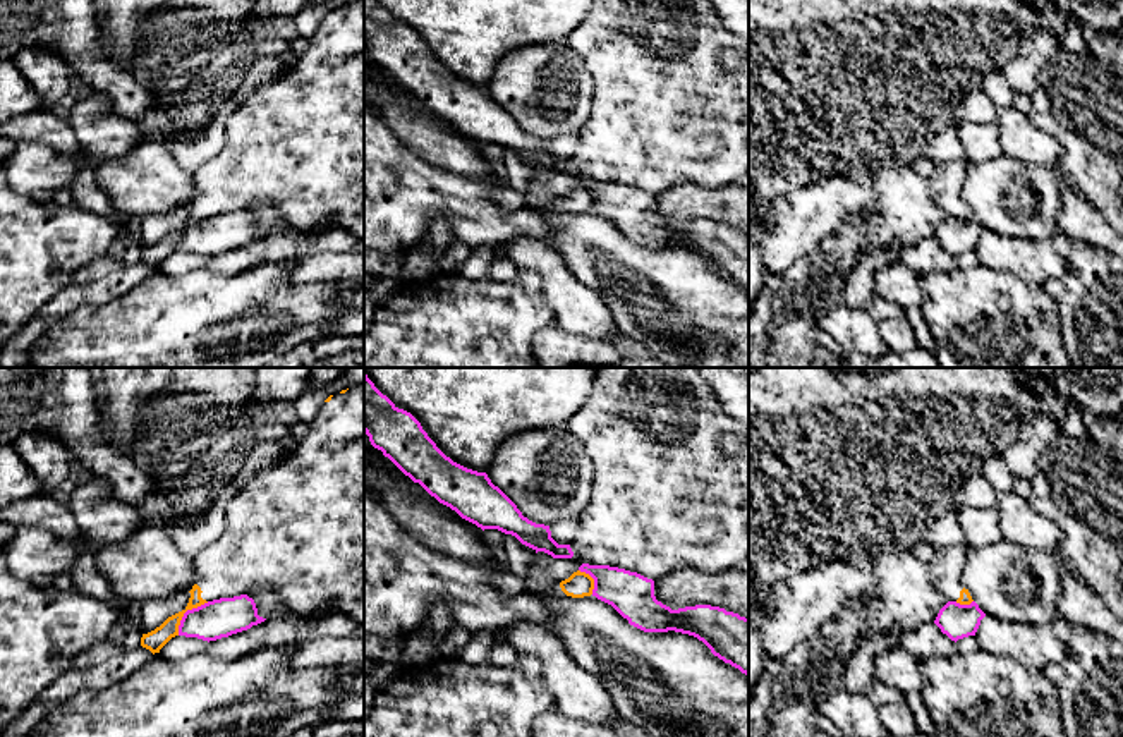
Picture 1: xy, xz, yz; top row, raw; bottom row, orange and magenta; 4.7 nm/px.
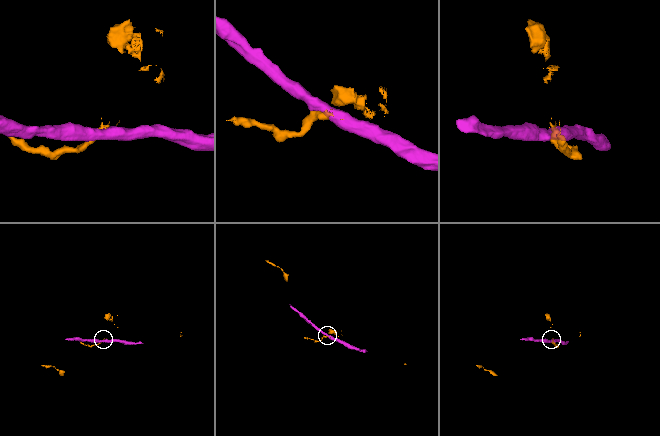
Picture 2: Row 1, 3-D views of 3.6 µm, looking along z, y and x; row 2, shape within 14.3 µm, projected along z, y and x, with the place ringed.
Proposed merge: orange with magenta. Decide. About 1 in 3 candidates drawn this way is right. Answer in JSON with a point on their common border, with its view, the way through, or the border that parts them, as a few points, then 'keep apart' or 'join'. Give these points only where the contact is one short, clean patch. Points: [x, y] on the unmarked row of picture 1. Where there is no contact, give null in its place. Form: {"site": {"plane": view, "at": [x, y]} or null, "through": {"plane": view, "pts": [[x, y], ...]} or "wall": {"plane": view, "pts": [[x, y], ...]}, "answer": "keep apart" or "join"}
{"site": {"plane": "xy", "at": [186, 225]}, "answer": "keep apart"}

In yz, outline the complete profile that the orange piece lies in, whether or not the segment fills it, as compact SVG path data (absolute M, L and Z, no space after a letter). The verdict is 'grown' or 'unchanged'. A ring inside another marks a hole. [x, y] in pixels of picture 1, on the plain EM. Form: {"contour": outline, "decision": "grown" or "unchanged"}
{"contour": "M968 160L934 163L934 174L929 177L932 199L943 206L948 216L970 220L974 215L962 198L962 186L967 175Z", "decision": "grown"}

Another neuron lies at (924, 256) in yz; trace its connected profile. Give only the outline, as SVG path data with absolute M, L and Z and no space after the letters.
M934 237L920 239L901 249L900 261L919 277L932 271L956 270L955 256L943 249Z

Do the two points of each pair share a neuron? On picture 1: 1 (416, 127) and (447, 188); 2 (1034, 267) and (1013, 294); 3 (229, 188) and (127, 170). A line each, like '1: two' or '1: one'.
1: two
2: two
3: two

